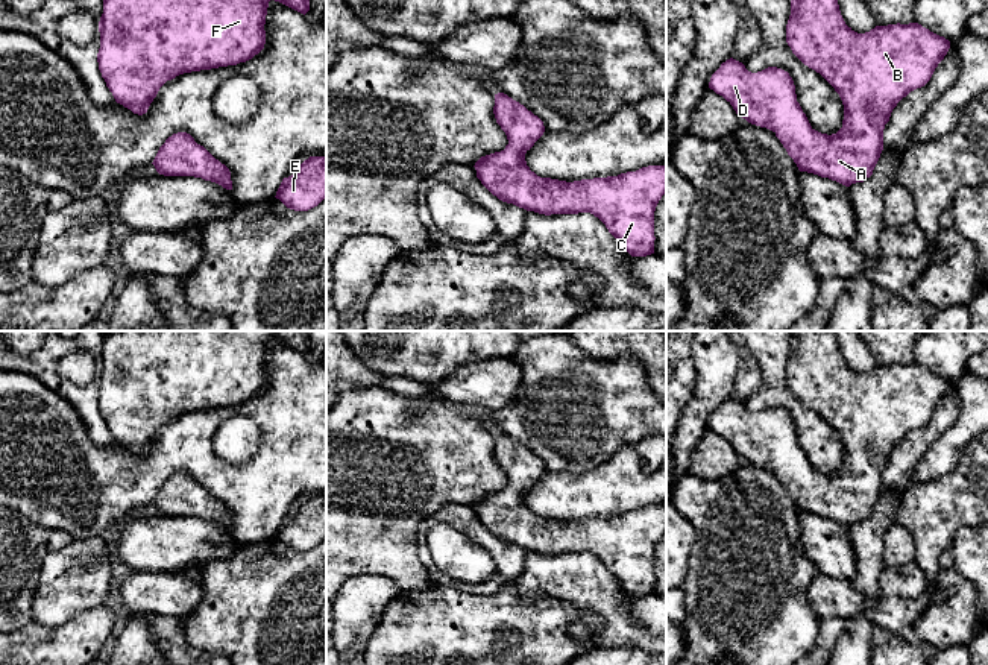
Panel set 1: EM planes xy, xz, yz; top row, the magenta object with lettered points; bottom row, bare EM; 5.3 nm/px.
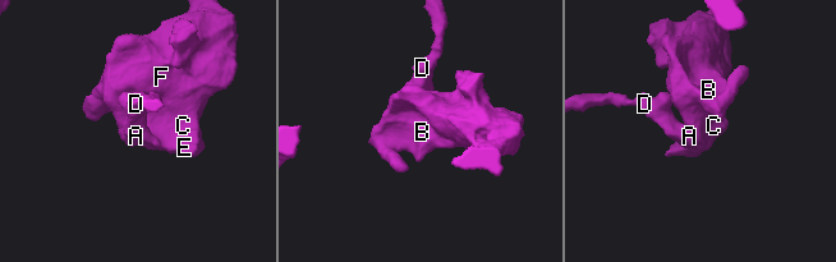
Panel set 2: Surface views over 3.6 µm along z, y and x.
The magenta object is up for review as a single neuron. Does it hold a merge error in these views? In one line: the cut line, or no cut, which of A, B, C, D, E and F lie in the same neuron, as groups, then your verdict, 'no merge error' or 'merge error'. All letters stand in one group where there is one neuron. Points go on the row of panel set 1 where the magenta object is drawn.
no cut | A B C D E F | no merge error

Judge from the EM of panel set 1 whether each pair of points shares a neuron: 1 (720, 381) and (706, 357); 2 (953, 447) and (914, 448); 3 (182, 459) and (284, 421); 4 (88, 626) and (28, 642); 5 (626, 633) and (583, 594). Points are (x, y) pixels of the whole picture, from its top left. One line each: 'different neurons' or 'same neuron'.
1: same neuron
2: different neurons
3: same neuron
4: same neuron
5: same neuron

